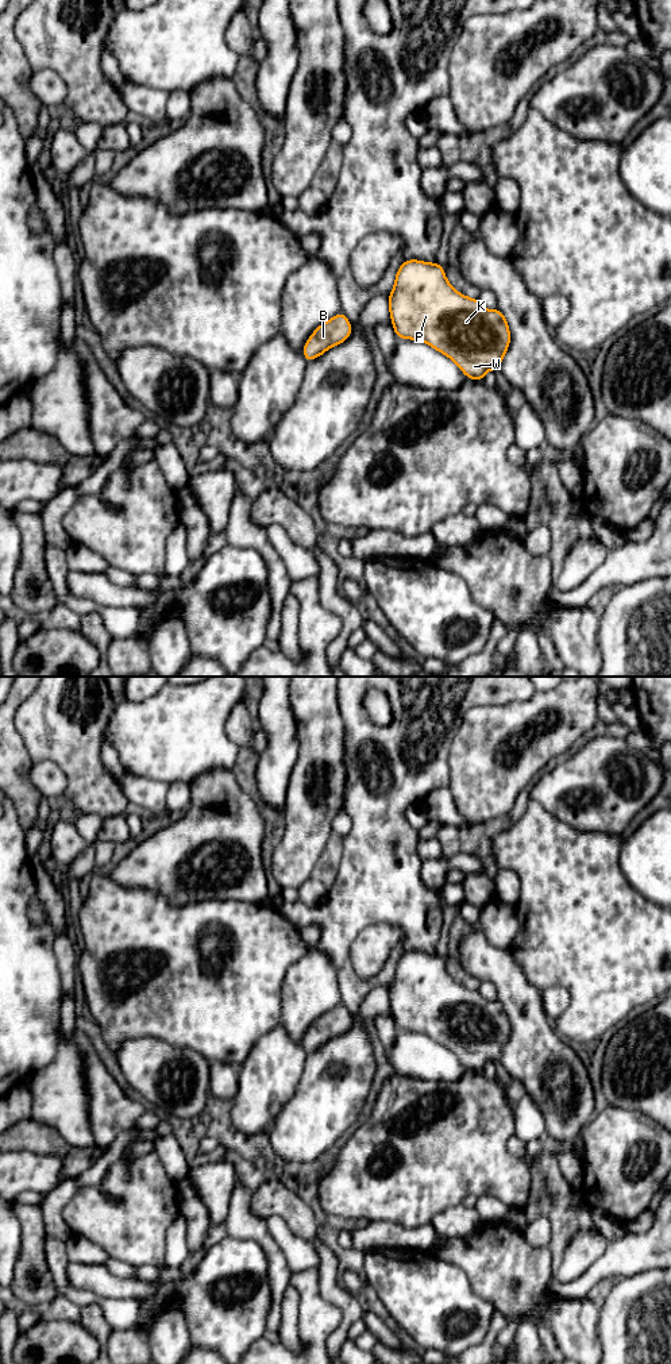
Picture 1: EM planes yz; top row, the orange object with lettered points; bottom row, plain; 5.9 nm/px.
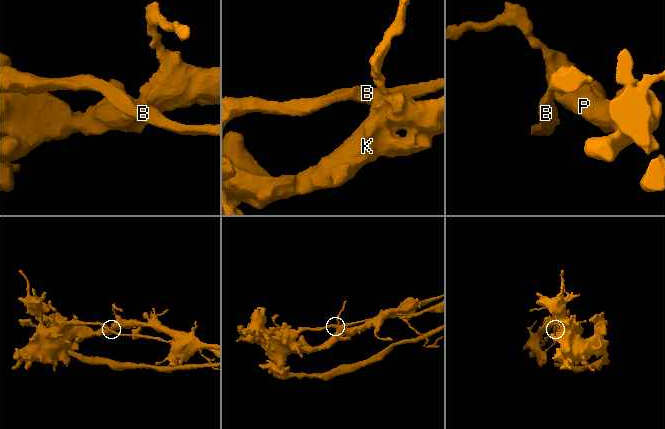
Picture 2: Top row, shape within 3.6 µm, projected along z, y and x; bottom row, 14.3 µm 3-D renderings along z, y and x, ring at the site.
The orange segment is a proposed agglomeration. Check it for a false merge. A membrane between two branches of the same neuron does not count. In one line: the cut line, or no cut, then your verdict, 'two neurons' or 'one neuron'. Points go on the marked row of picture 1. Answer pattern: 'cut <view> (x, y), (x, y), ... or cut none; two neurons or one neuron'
cut none; one neuron

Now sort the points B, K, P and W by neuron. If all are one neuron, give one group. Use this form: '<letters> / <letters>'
B K P W

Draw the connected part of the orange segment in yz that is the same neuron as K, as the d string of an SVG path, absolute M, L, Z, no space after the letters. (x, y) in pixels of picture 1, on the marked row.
M408 259L402 262L387 296L394 334L420 340L454 361L470 379L483 381L487 370L498 370L510 344L510 330L501 309L486 309L479 298L456 292L437 262Z

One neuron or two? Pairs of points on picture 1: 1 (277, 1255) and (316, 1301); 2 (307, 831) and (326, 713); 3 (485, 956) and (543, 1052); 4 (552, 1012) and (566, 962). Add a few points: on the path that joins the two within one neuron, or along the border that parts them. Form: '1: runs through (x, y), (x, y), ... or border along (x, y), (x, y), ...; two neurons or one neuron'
1: border along (293, 1272), (288, 1283); two neurons
2: runs through (307, 801), (304, 771), (320, 752), (320, 743); one neuron
3: runs through (509, 981), (515, 991), (527, 1004), (529, 1028); one neuron
4: border along (543, 987), (567, 991), (558, 1017); two neurons

